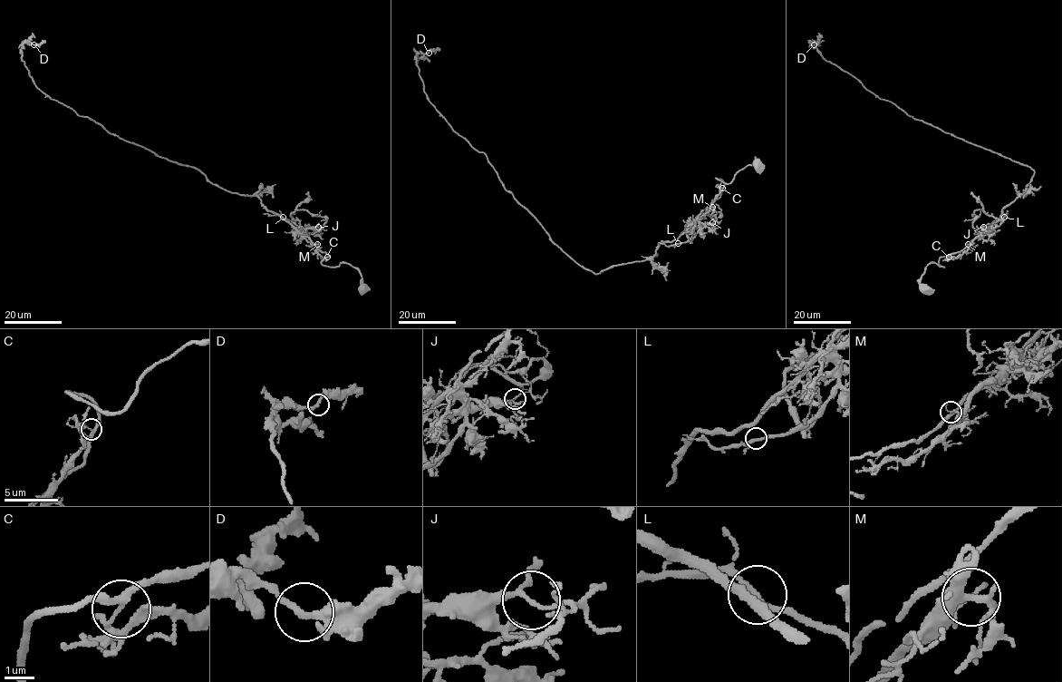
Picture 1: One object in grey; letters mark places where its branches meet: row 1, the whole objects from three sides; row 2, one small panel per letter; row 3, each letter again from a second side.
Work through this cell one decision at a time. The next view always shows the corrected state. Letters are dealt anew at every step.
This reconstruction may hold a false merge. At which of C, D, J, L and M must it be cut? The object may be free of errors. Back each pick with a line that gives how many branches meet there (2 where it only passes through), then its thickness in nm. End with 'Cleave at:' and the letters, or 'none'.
J: Branches: 3. Thickness 120 nm
Cleave at: J

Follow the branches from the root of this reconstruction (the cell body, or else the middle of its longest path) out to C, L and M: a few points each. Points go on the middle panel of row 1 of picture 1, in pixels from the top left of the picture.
C: (757, 164), (757, 159), (754, 164), (739, 170), (728, 183), (716, 179), (723, 182), (722, 188)
L: (757, 164), (757, 159), (739, 170), (728, 183), (716, 179), (723, 186), (699, 219), (699, 231), (678, 243)
M: (757, 164), (757, 159), (739, 170), (728, 183), (716, 179), (723, 186), (712, 207)

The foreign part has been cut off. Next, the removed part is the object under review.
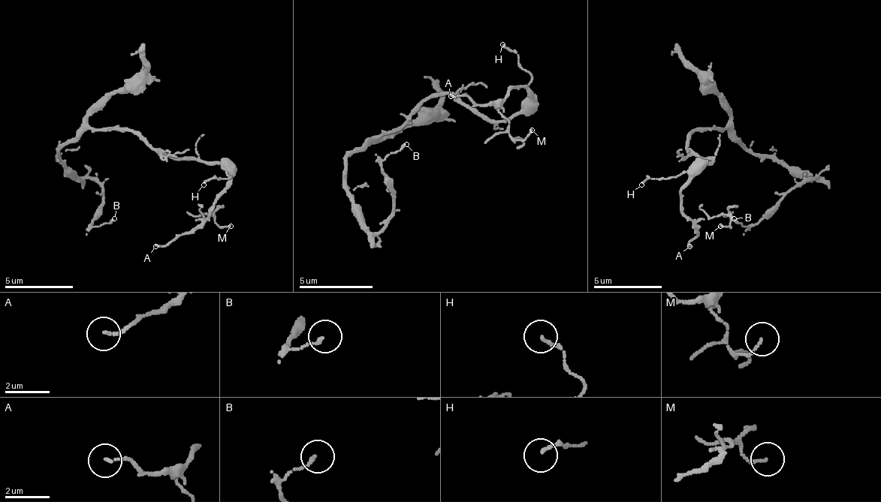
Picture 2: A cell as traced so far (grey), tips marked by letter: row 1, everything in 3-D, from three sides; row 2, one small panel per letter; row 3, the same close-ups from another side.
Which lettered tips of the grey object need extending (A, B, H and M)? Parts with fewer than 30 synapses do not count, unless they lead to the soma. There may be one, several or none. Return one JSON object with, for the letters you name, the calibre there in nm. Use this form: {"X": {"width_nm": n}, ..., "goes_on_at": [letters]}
{"goes_on_at": []}

